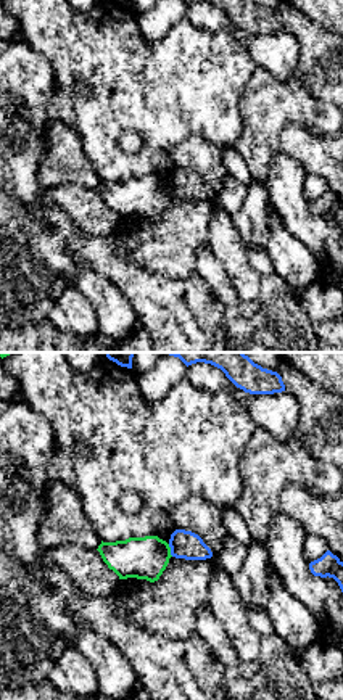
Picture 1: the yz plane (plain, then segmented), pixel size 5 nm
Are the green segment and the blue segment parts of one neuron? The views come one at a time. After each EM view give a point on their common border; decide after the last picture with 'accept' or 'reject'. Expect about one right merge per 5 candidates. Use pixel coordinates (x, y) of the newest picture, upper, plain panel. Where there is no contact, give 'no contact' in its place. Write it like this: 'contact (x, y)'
contact (169, 190)

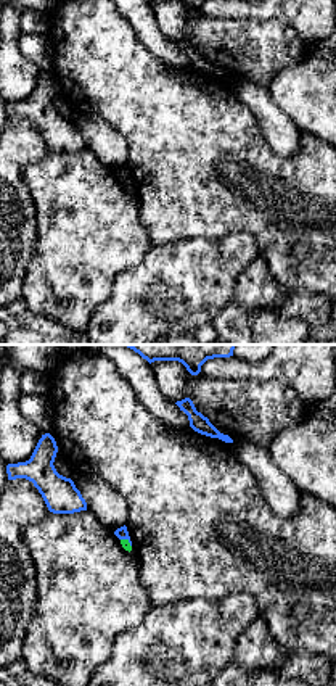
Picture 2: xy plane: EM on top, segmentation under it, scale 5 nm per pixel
contact (127, 181)

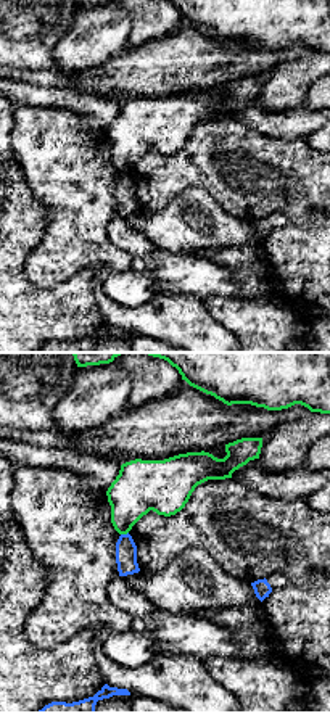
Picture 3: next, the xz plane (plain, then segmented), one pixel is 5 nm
contact (124, 173)

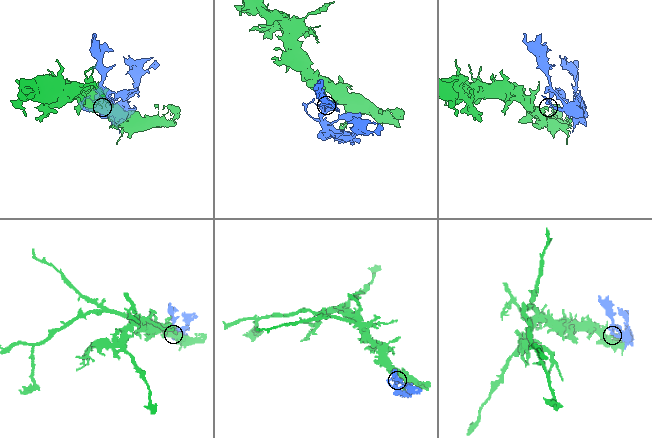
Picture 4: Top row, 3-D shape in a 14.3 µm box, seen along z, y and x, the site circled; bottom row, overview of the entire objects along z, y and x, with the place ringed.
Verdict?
reject

